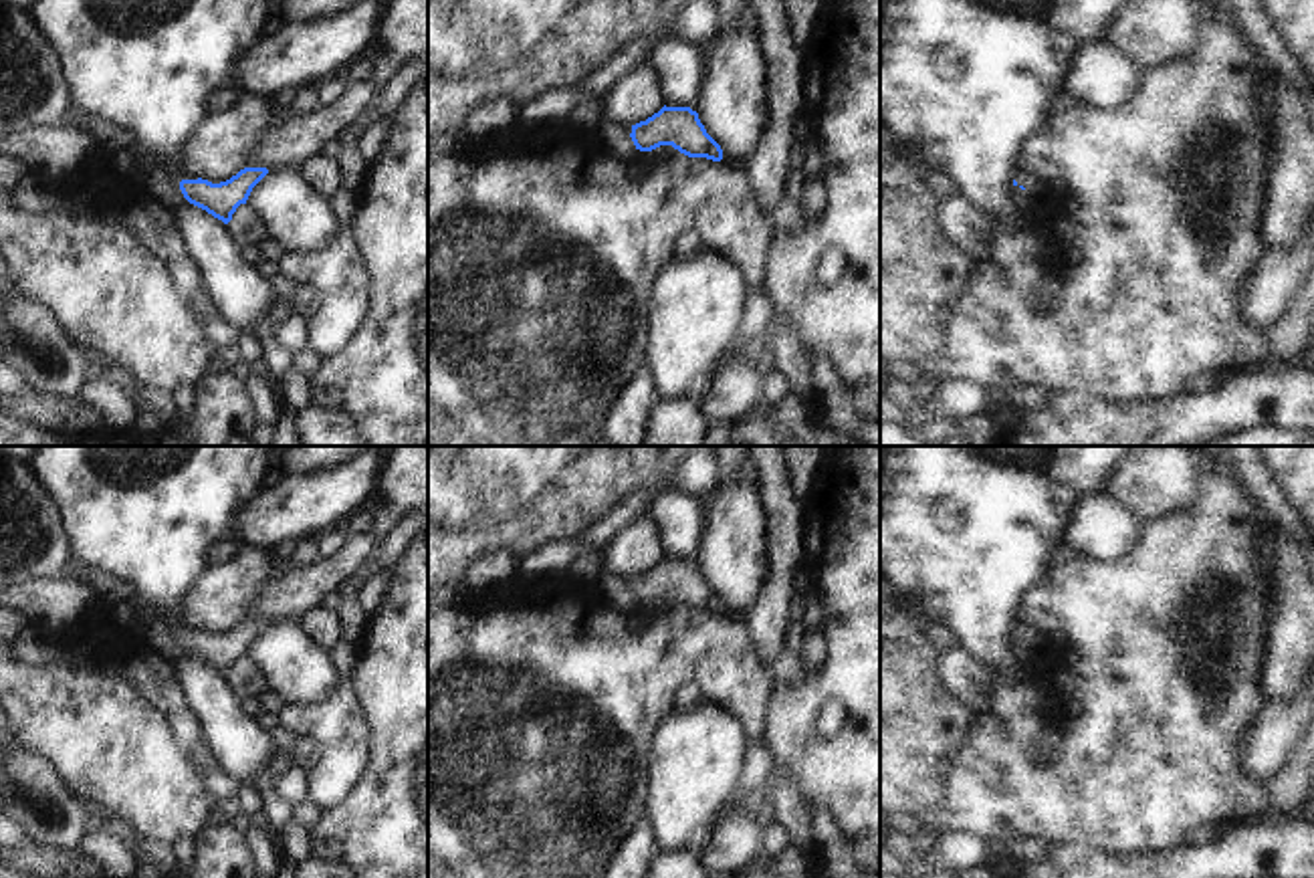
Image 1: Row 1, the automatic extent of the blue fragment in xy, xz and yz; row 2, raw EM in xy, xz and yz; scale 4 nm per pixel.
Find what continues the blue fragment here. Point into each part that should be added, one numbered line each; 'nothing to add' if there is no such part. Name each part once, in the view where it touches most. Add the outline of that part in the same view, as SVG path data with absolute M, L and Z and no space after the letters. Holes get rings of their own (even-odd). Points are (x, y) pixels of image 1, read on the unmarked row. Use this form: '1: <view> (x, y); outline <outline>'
1: xy (162, 636); outline M73 561L73 579L89 585L99 599L133 603L145 620L145 644L149 652L157 654L170 664L190 656L180 642L180 634L198 632L198 630L188 626L186 620L178 622L178 620L166 620L157 616L149 618L143 610L143 601L137 597L133 587L121 579L115 579L107 571L99 571L87 565L77 565Z

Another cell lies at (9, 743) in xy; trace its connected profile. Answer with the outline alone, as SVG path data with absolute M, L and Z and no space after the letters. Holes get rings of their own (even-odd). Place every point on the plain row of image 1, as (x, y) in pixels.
M0 731L0 809L6 805L4 797L12 791L8 785L4 773L2 773L2 761L8 753L20 749L18 741L10 733Z

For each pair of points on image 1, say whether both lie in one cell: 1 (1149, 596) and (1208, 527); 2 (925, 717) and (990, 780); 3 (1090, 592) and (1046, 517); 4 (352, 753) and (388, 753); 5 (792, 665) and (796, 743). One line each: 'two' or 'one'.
1: one
2: two
3: two
4: two
5: two

